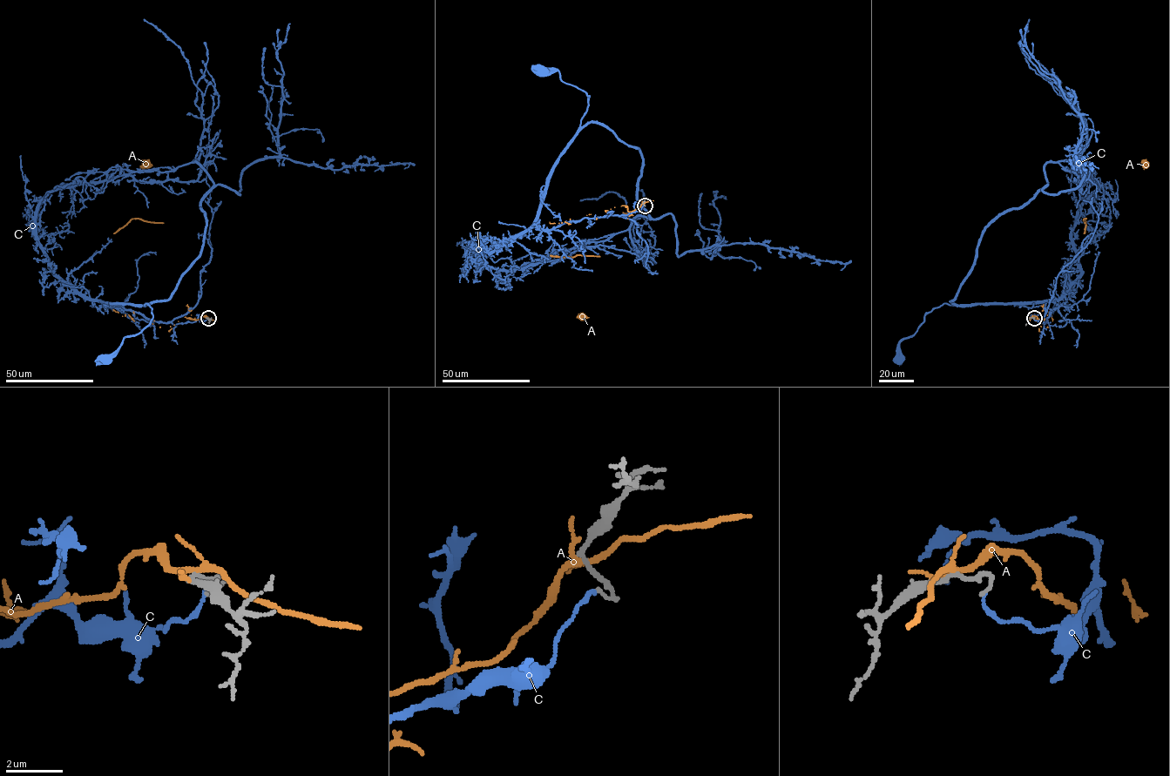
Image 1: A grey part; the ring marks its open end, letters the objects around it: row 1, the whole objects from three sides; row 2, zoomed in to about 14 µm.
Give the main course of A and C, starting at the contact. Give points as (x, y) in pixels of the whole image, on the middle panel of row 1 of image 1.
A: (643, 203), (630, 212), (625, 205), (621, 205), (598, 256), (577, 254), (571, 258), (579, 316), (582, 317)
C: (644, 205), (549, 230), (537, 224), (547, 178), (589, 96), (558, 70), (541, 70)

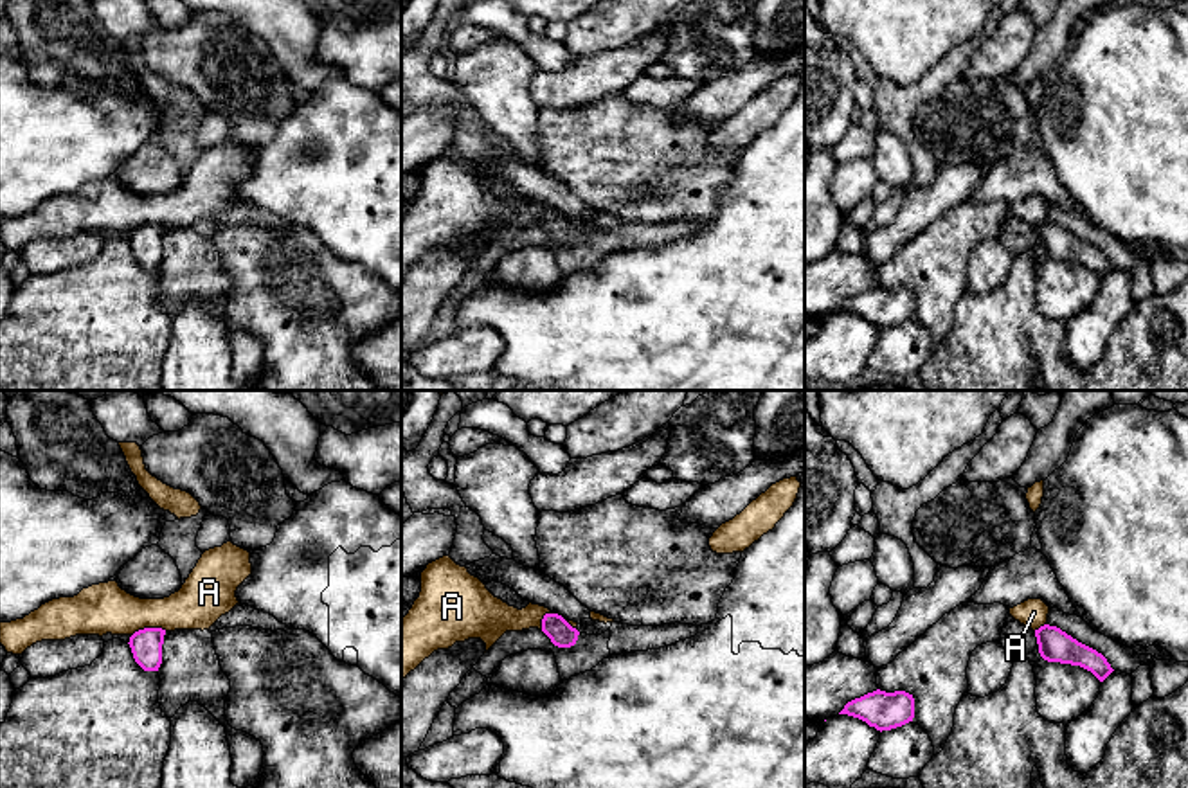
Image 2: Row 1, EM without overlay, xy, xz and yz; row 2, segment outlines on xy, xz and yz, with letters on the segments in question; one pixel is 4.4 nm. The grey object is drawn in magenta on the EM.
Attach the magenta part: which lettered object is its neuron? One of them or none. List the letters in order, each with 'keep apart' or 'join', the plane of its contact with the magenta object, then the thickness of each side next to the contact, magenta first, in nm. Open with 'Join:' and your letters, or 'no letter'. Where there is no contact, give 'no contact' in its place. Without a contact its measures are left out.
Join: no letter
A: keep apart; contact in xy; calibres 140 and 220 nm
C: keep apart; no contact

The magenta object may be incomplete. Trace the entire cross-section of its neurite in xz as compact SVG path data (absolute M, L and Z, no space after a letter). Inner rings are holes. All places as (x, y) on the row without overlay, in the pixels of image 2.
M545 210L542 216L542 228L558 245L571 245L576 241L580 228L572 225L562 212Z

